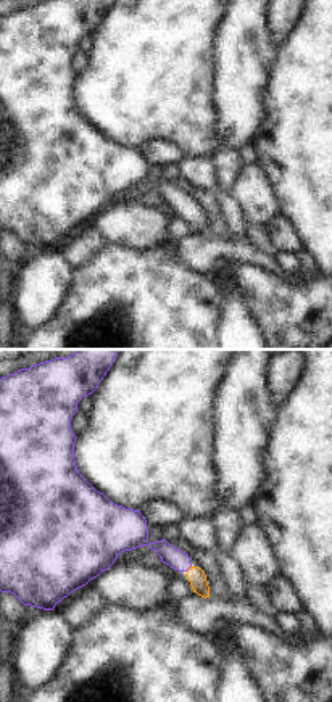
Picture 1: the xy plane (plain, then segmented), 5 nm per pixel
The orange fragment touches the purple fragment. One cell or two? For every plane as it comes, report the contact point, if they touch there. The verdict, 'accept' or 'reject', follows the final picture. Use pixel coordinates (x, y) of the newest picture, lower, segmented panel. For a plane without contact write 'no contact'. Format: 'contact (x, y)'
contact (189, 569)

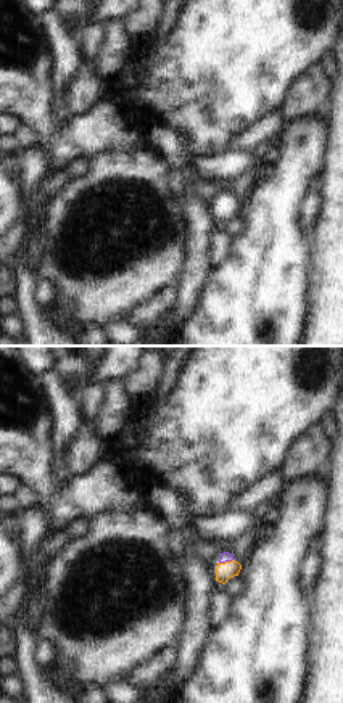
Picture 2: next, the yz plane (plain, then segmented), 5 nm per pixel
contact (226, 562)

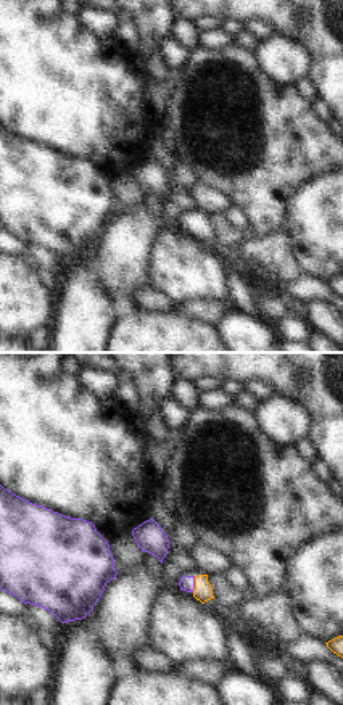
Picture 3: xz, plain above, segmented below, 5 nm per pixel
contact (195, 585)

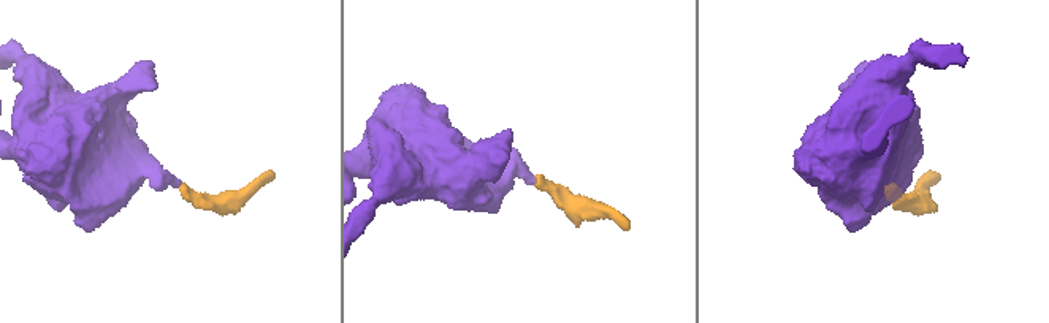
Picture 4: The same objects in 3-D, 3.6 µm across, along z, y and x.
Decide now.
accept

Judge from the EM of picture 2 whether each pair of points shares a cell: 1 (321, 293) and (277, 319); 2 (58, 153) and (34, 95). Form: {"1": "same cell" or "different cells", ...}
{"1": "different cells", "2": "same cell"}

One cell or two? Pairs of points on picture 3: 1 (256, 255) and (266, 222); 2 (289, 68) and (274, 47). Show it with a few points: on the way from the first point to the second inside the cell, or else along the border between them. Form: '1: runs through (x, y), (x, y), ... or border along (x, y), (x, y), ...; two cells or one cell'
1: border along (282, 224), (268, 234), (253, 237); two cells
2: runs through (285, 63), (274, 52); one cell

